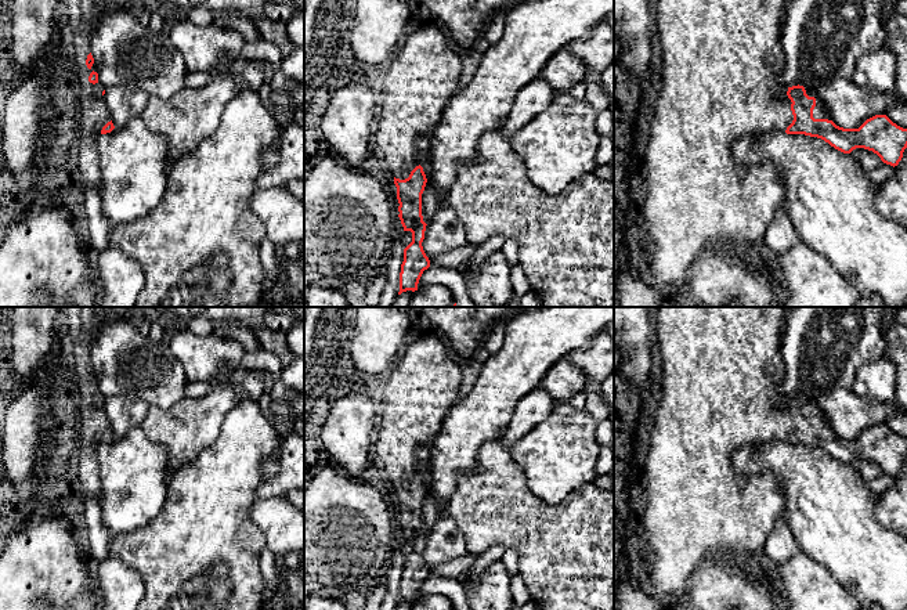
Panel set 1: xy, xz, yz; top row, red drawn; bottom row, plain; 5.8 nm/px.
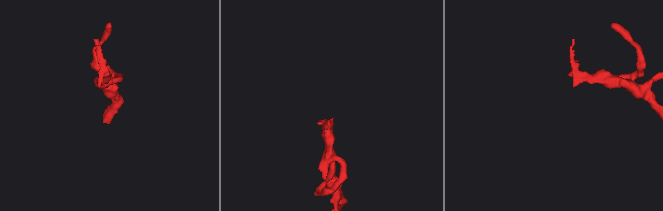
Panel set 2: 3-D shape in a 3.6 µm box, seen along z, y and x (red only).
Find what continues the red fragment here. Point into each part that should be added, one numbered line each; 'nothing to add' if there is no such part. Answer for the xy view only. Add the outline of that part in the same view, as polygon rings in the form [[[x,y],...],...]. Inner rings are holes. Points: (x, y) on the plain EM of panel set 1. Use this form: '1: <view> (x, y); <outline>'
1: xy (83, 322); [[[65,307],[68,332],[73,344],[75,382],[79,387],[79,408],[82,425],[79,430],[79,487],[84,497],[100,501],[101,480],[98,473],[98,447],[102,437],[112,430],[106,416],[102,414],[105,397],[98,391],[88,391],[90,383],[97,382],[97,373],[88,379],[86,375],[90,364],[90,347],[100,325],[104,307]]]

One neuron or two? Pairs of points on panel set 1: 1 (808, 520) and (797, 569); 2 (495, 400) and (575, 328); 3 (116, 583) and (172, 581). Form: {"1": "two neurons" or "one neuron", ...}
{"1": "two neurons", "2": "one neuron", "3": "two neurons"}

